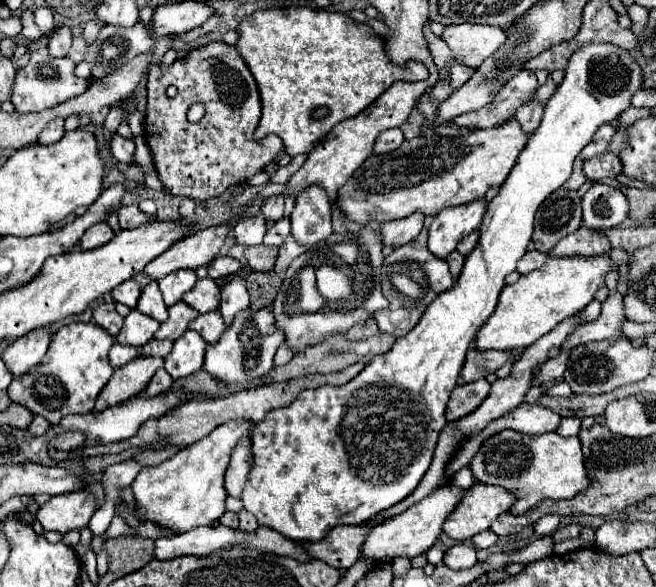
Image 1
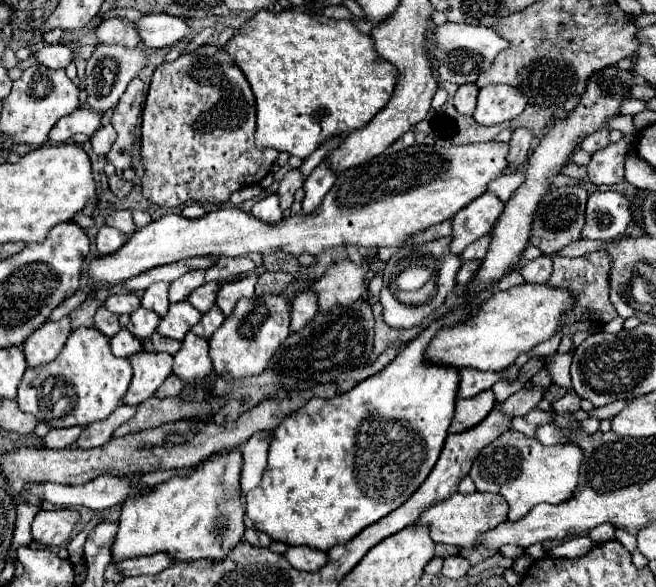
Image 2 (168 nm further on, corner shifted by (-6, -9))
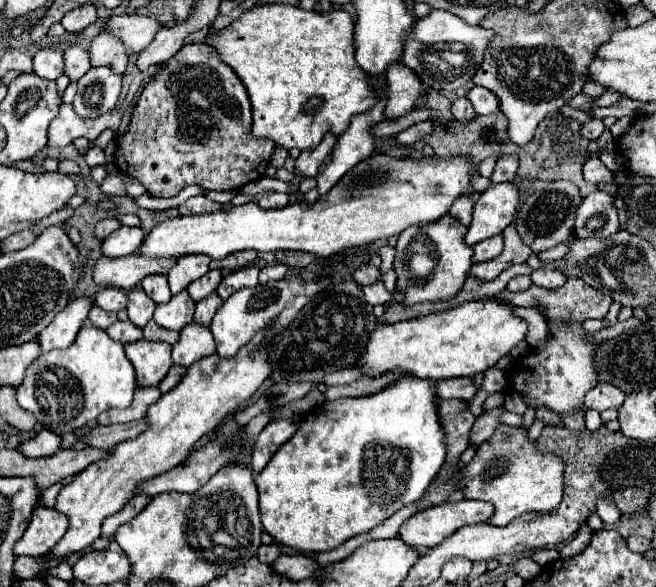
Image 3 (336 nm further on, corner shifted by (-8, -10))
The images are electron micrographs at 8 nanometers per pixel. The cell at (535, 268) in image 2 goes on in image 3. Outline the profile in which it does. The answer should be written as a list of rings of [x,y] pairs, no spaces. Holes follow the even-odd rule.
[[[542,267],[542,269],[532,271],[530,279],[534,281],[534,285],[544,287],[544,289],[558,289],[558,287],[562,287],[566,283],[566,277],[560,271],[550,269],[550,267]]]

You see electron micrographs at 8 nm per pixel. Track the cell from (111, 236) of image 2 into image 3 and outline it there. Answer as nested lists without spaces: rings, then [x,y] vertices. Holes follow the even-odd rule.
[[[118,227],[114,233],[110,233],[102,241],[102,253],[106,257],[130,255],[142,245],[144,237],[146,237],[146,233],[142,227]]]

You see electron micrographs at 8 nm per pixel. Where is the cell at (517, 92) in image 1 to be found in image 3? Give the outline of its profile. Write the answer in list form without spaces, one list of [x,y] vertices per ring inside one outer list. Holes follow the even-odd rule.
[[[472,87],[466,97],[470,99],[474,111],[478,115],[494,115],[494,113],[500,113],[498,109],[498,97],[494,97],[492,91],[486,91],[482,87]]]

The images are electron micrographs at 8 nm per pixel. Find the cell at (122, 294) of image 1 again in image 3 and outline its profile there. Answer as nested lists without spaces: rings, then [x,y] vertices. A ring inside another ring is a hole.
[[[106,287],[106,289],[100,289],[94,297],[96,305],[102,307],[104,311],[120,311],[120,309],[126,309],[126,291],[124,289],[118,289],[118,287]]]

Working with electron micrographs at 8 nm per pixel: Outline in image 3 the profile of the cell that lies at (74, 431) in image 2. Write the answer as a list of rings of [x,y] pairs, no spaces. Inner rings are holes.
[[[48,429],[40,431],[34,439],[22,443],[18,447],[18,451],[24,455],[24,457],[46,457],[46,455],[52,455],[58,451],[58,445],[60,445],[60,437]]]

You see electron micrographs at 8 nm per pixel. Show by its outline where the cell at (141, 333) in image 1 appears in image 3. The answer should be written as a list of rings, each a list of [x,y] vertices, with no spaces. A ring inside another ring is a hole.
[[[132,289],[128,293],[128,307],[126,307],[126,311],[128,311],[128,317],[130,317],[130,321],[134,325],[144,327],[152,319],[154,307],[156,307],[156,303],[142,289]]]

